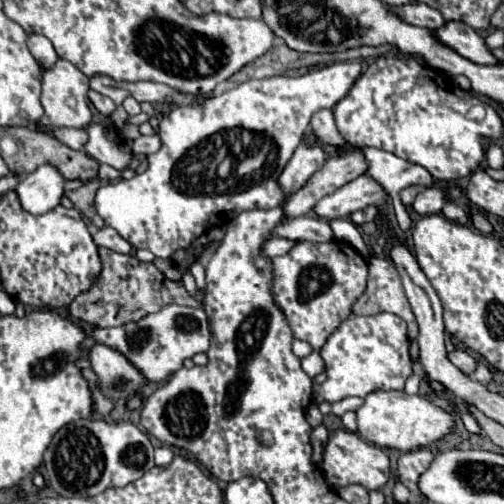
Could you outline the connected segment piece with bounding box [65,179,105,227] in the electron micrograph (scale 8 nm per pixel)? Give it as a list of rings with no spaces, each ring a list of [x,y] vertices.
[[[91,179],[91,181],[83,183],[83,185],[81,185],[79,189],[75,189],[75,191],[65,191],[65,195],[71,199],[71,203],[75,205],[75,209],[79,209],[81,213],[85,213],[95,227],[103,227],[103,225],[105,225],[105,221],[103,221],[103,219],[97,215],[97,211],[95,211],[95,193],[97,193],[97,189],[99,189],[101,185],[105,185],[105,181],[101,181],[101,179]]]

